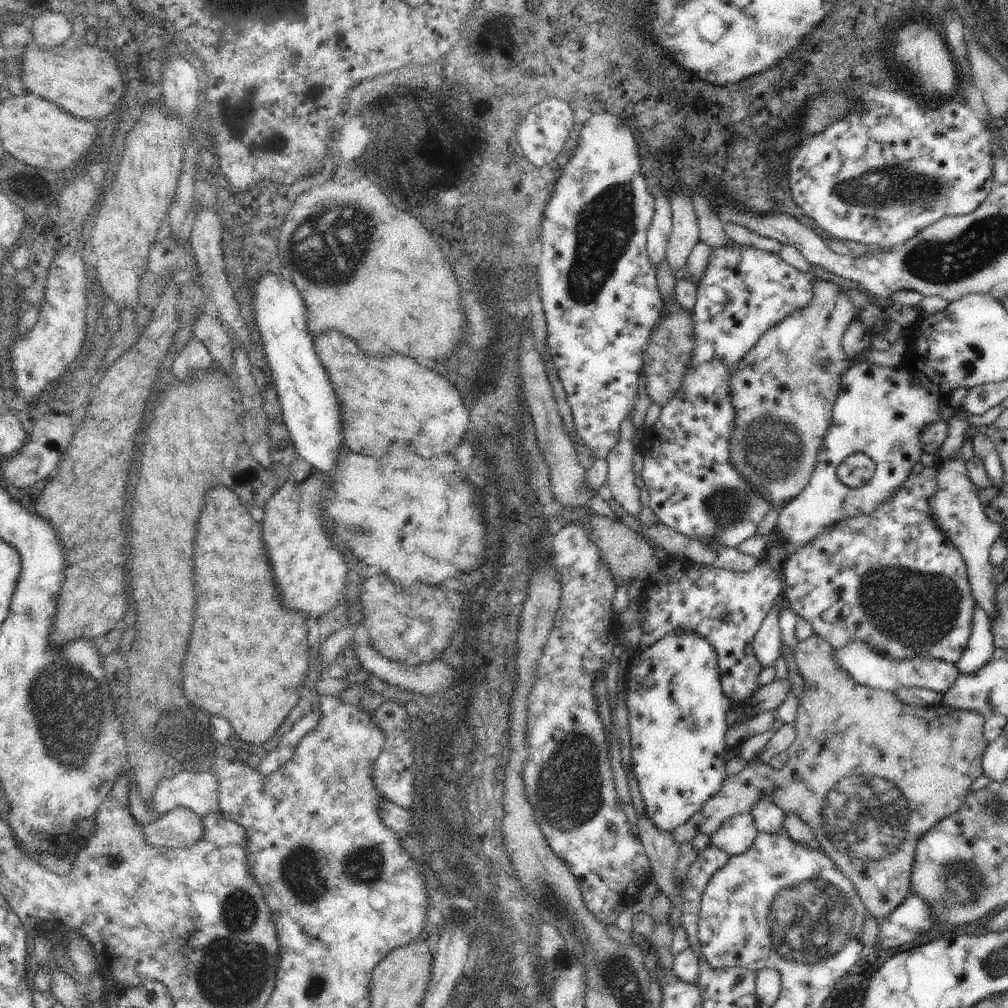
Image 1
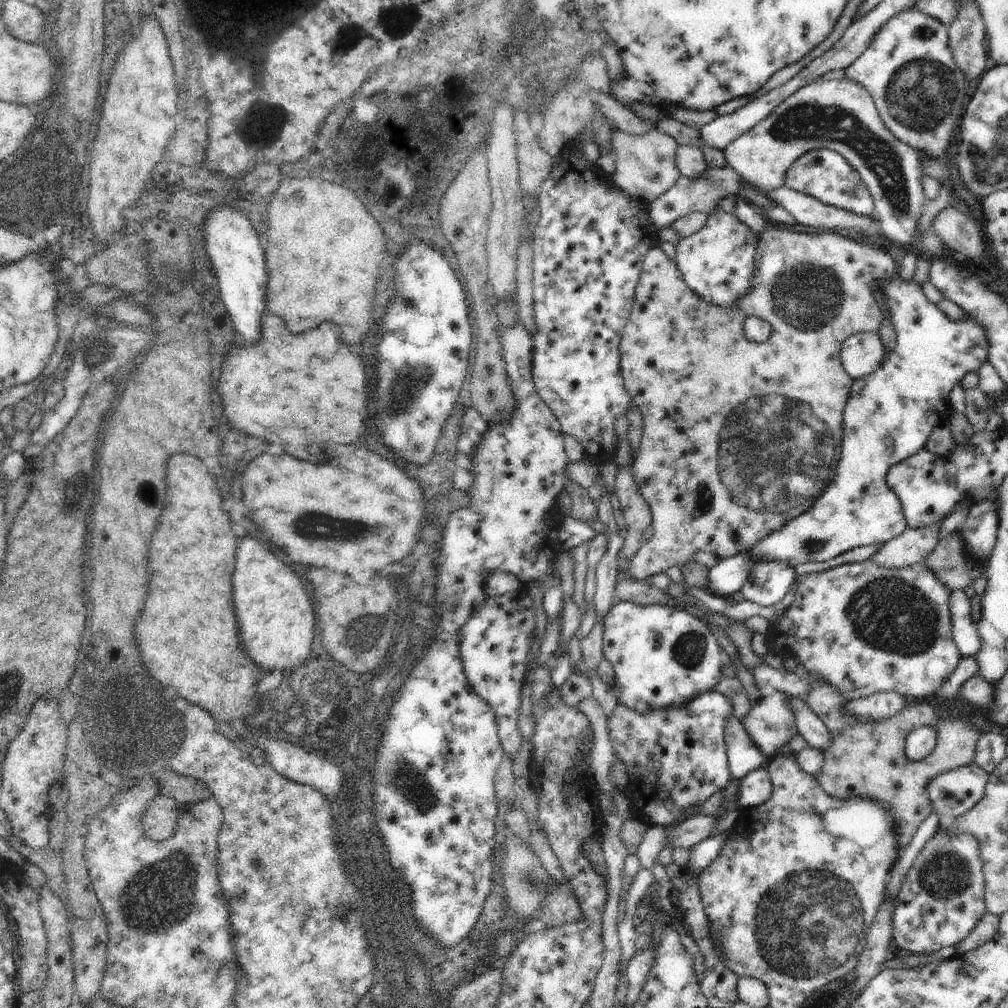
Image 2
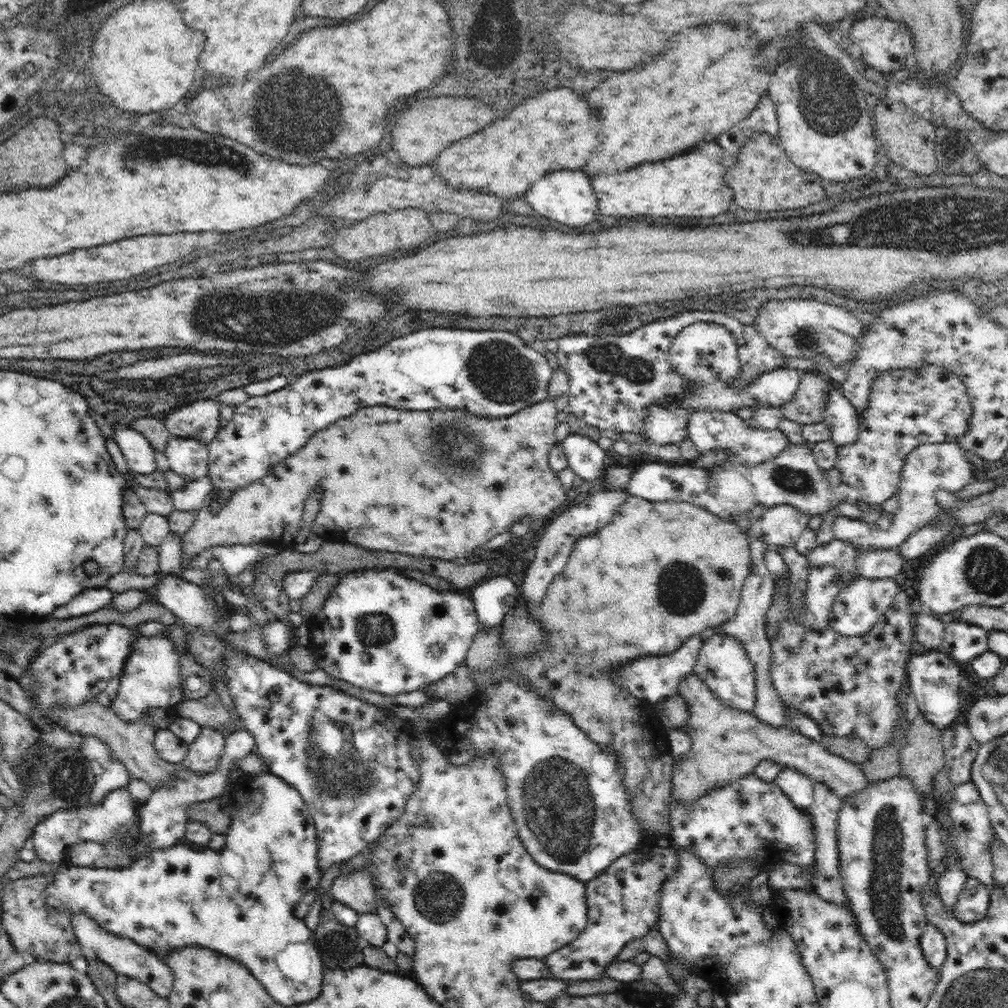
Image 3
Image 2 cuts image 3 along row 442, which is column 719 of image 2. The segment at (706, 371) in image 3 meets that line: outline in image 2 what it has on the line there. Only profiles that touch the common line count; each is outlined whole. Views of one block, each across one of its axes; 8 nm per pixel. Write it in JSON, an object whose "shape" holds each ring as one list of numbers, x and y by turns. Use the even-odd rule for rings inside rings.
{"shape":[[620,599,607,612,603,625,603,658,612,663,614,683,621,690,617,702,636,709,637,713,651,713,652,709,683,705,703,692,713,690,717,682,723,679,721,670,726,658,717,636,704,620,687,609,674,605,639,605]]}

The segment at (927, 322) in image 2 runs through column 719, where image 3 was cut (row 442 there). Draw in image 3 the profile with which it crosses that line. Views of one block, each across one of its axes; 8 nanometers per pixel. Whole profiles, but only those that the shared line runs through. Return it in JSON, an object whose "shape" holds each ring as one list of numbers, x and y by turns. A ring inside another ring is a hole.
{"shape":[[570,434,560,443,567,456,567,461,581,479,598,484,602,479,604,469,604,456,606,451,598,445,597,441,583,434]]}

